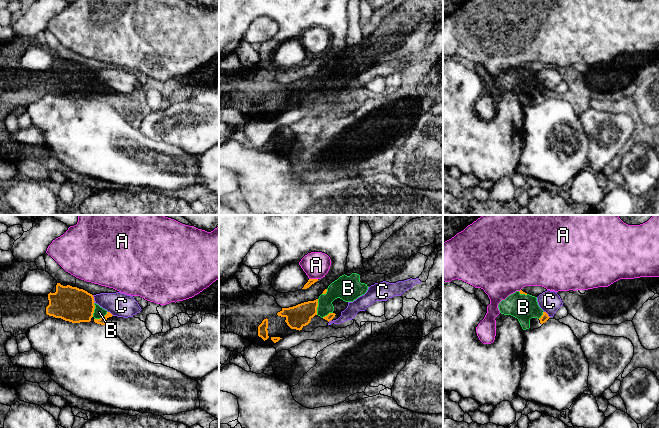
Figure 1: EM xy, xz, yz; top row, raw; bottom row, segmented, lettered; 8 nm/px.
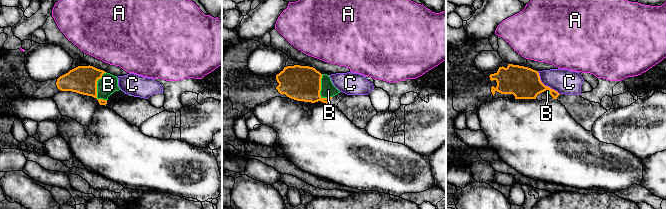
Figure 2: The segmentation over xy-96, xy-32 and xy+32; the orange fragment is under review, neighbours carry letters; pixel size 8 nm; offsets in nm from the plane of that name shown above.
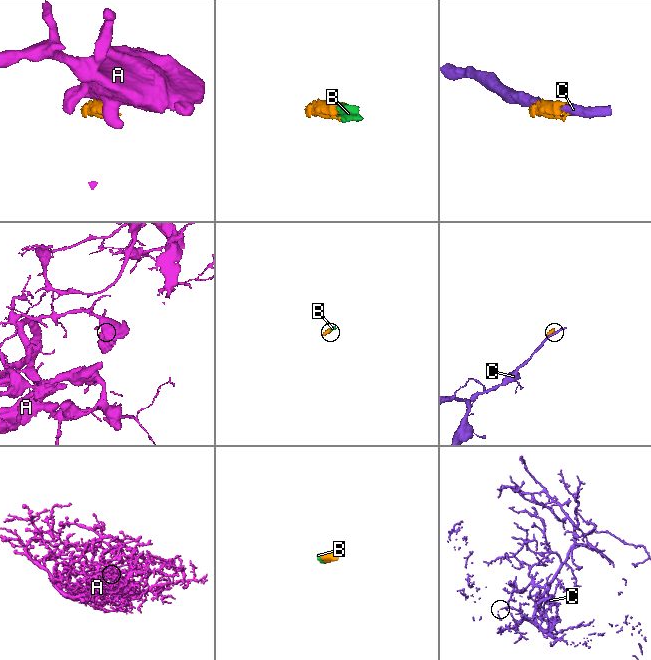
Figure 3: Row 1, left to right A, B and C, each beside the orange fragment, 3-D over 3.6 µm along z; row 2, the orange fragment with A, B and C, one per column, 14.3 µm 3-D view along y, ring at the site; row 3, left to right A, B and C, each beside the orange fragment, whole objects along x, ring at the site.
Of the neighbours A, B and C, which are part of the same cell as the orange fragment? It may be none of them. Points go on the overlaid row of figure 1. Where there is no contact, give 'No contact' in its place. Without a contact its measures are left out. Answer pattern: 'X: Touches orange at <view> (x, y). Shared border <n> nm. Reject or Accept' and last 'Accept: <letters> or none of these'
A: Touches orange at xz (313, 279). Shared border 70 nm. Reject
B: Touches orange at xz (316, 307). Shared border 130 nm. Accept
C: Touches orange at xy (93, 299). Shared border 70 nm. Reject
Accept: B

